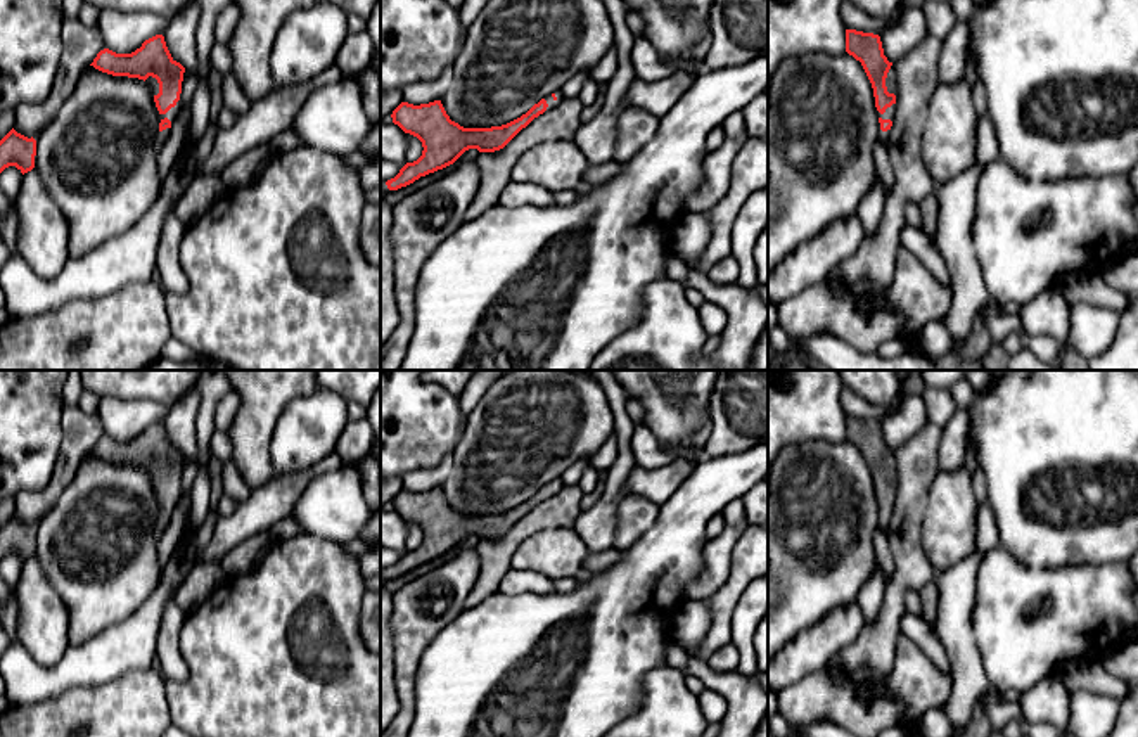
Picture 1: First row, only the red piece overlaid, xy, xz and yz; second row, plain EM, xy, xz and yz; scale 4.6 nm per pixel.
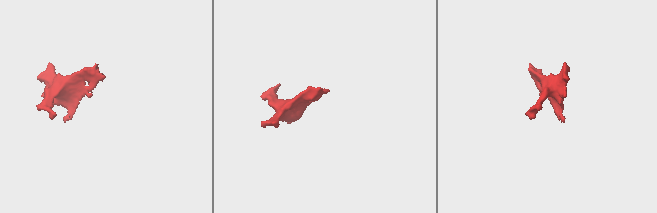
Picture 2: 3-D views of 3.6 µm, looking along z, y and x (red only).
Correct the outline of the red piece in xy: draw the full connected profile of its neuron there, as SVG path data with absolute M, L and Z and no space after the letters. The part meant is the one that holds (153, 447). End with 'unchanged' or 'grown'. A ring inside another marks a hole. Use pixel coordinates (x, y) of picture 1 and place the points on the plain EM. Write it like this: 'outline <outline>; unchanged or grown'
outline M156 422L145 427L131 441L116 441L104 436L90 453L112 464L138 465L149 472L161 505L161 521L156 524L159 540L182 498L180 481L185 460L185 455L171 445L164 424Z; grown

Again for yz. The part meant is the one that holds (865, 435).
outline M846 417L846 439L861 450L875 484L879 502L879 528L887 535L889 517L896 502L896 460L884 443L879 422Z; grown

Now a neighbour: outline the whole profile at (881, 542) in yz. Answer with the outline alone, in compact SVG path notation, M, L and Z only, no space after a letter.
M880 528L875 529L873 547L887 583L894 573L894 559L889 548L887 535Z

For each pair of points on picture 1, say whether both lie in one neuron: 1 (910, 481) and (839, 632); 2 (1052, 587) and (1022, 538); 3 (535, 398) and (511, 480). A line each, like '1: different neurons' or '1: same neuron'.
1: different neurons
2: different neurons
3: same neuron

